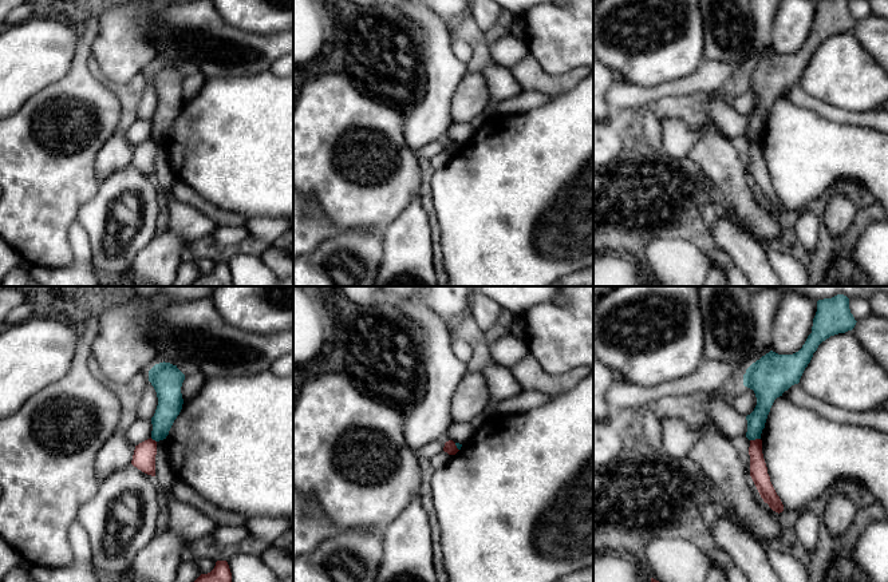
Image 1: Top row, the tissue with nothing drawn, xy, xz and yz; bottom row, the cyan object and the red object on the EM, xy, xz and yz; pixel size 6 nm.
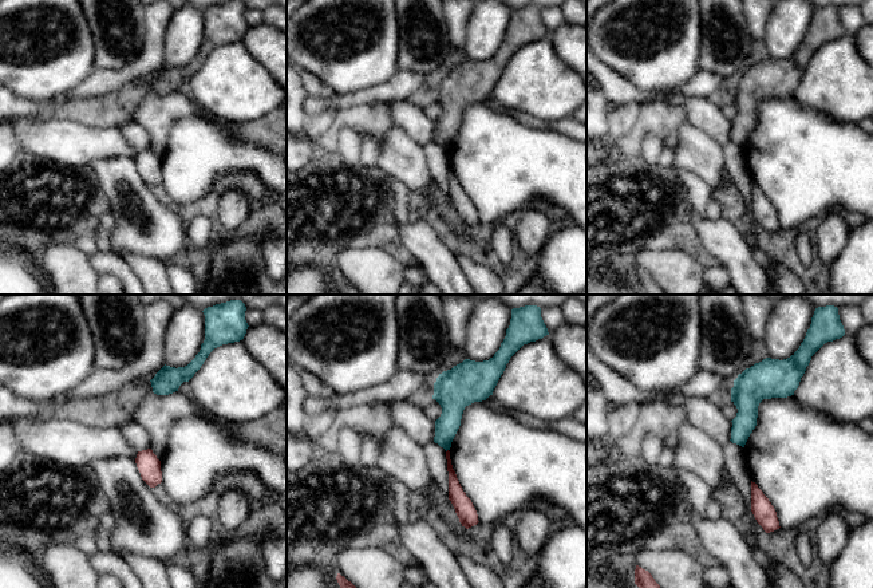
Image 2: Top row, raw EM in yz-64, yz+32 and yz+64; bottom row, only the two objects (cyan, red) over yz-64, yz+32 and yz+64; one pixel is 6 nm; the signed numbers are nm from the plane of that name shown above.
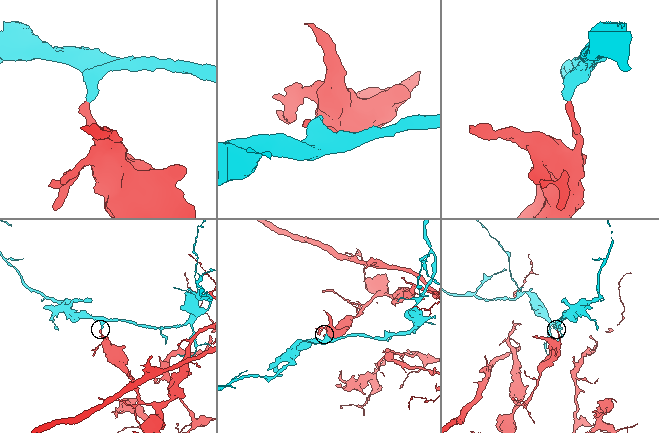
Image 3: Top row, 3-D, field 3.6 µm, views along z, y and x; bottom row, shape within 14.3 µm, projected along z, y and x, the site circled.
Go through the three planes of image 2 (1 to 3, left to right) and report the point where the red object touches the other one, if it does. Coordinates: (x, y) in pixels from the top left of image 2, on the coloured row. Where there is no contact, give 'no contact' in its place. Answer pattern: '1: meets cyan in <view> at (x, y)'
1: no contact
2: no contact
3: no contact

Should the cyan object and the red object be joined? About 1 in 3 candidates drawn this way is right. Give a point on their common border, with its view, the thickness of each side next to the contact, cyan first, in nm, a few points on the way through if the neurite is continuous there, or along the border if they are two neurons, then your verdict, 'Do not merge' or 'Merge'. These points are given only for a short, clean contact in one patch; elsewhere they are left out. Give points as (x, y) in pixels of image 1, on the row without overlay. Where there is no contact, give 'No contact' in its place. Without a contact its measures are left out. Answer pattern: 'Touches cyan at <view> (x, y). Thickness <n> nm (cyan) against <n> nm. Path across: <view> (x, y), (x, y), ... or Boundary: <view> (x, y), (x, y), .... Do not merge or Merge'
Touches cyan at yz (754, 139). Thickness 110 nm (cyan) against 110 nm. Boundary: yz (760, 138), (750, 141). Do not merge

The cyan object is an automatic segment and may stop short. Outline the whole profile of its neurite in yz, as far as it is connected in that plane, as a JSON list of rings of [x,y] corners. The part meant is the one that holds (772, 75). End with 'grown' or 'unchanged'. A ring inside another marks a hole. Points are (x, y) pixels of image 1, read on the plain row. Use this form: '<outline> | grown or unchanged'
[[[818,0],[812,33],[798,52],[778,55],[770,51],[746,70],[743,86],[757,98],[754,111],[746,116],[749,140],[761,139],[774,100],[800,83],[818,45],[830,36],[852,31],[856,23],[849,0]]] | unchanged

